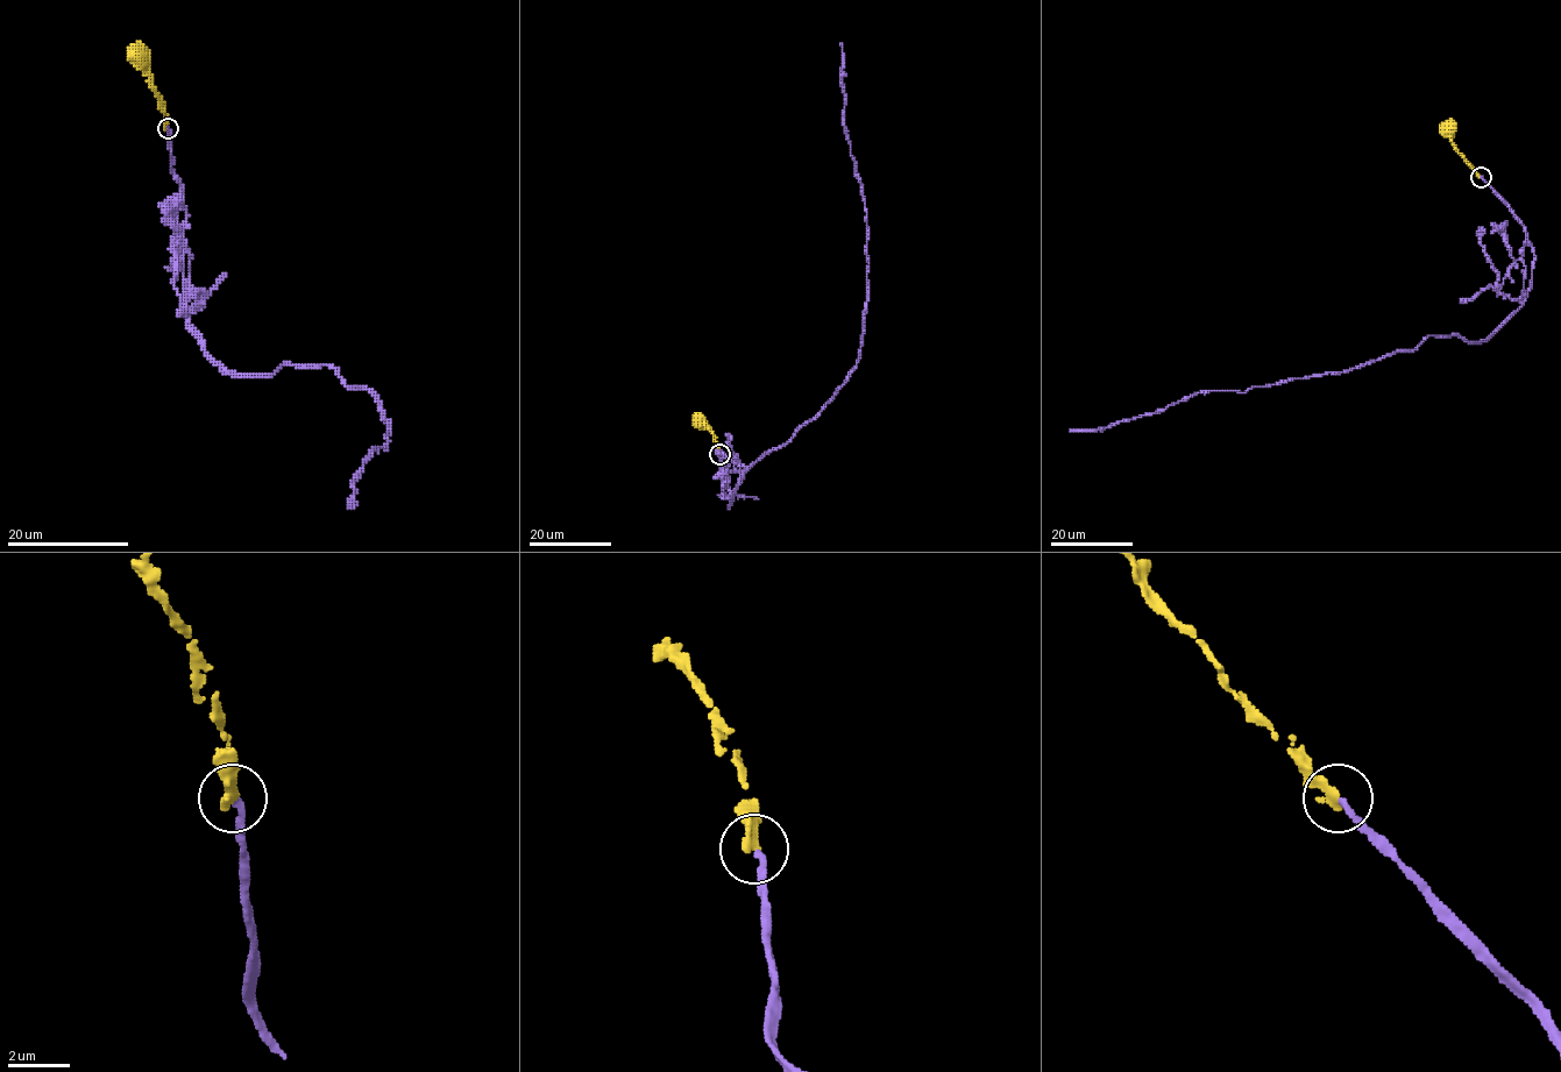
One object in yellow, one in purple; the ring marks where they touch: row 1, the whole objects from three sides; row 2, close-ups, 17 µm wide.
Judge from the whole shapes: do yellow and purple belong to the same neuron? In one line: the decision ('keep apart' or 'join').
join

